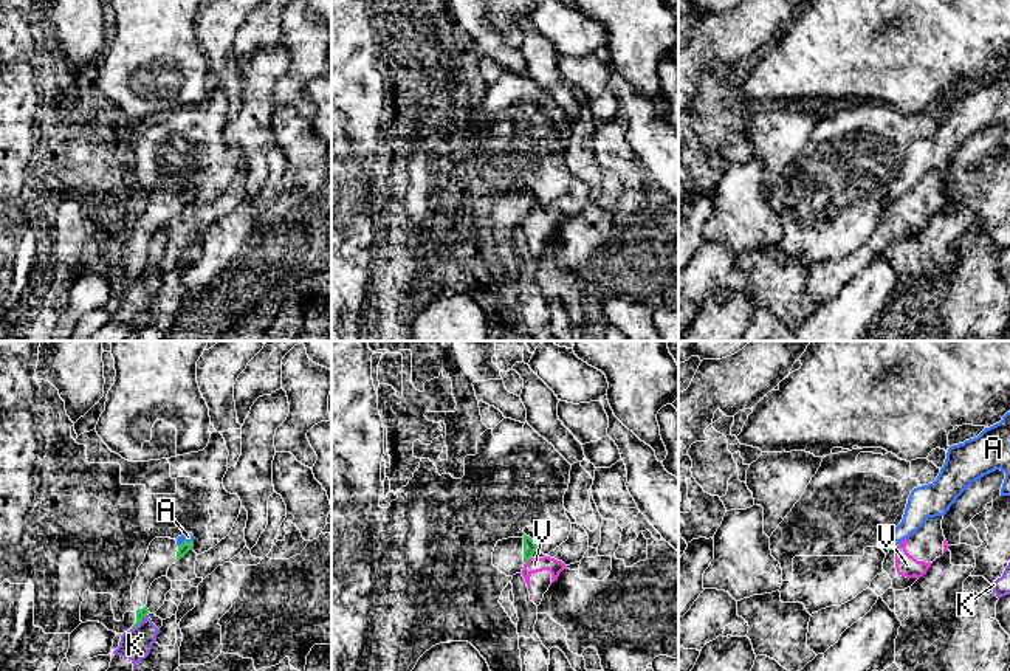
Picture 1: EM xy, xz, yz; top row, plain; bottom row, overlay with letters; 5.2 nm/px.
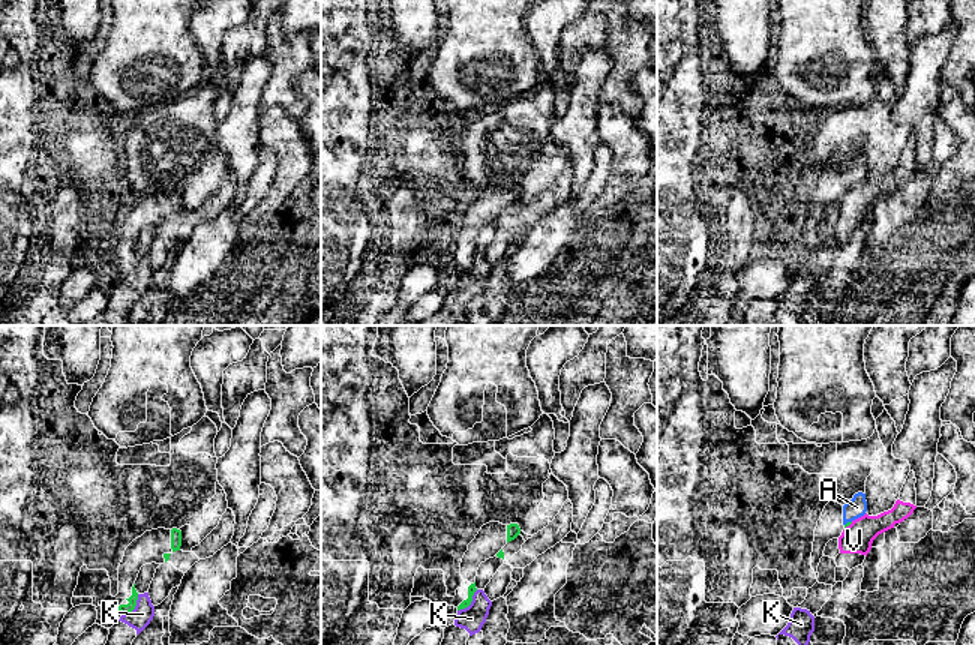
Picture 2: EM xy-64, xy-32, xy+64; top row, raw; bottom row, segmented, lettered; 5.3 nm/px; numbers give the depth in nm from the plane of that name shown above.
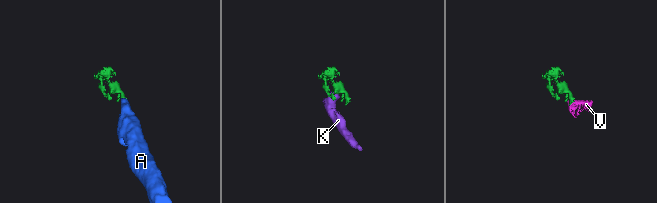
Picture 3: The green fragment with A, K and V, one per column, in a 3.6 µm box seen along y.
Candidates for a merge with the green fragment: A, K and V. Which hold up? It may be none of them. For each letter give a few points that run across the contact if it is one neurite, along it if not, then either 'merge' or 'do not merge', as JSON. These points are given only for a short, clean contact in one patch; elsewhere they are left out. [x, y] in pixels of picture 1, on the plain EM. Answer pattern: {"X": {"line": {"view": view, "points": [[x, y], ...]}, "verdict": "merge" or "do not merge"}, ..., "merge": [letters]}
{"A": {"line": {"view": "xy", "points": [[186, 199], [185, 194], [188, 189]]}, "verdict": "merge"}, "K": {"line": {"view": "xy", "points": [[146, 267], [132, 282]]}, "verdict": "do not merge"}, "V": {"line": {"view": "xz", "points": [[530, 209], [525, 216]]}, "verdict": "do not merge"}, "merge": ["A"]}

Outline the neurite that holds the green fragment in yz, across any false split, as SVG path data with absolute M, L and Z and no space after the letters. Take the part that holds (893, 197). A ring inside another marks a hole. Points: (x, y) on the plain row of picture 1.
M1010 65L977 90L948 101L937 132L911 144L888 203L908 192L929 170L946 167L967 139L996 122L1005 126L1001 149L1010 149Z

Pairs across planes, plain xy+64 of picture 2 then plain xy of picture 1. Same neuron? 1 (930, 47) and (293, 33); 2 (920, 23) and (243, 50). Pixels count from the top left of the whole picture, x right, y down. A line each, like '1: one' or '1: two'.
1: two
2: one

